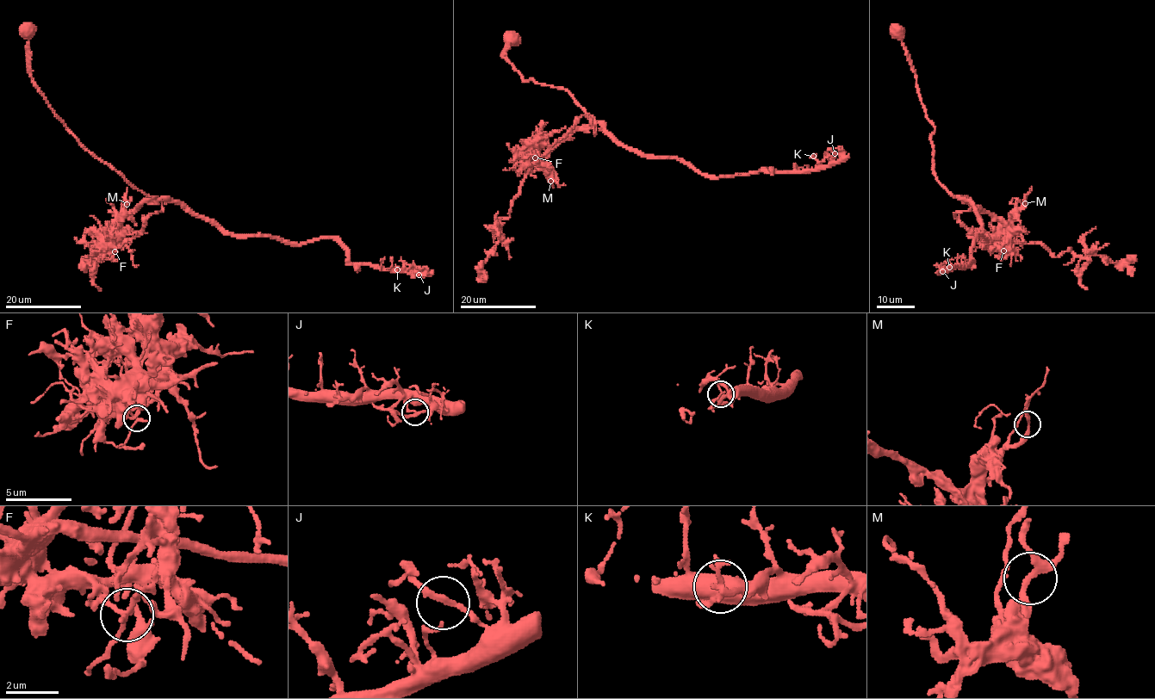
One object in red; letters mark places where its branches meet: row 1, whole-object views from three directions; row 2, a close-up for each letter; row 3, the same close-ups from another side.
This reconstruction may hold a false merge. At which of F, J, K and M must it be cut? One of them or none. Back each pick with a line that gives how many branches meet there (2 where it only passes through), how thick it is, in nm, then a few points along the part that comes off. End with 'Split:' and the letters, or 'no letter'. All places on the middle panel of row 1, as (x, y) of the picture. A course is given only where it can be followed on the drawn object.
F: Branches: 3. Thickness 200 nm. Course of the part to remove: (534, 157), (544, 163), (576, 130), (600, 123), (630, 149), (715, 176), (824, 169), (841, 158), (827, 151)
Split: F

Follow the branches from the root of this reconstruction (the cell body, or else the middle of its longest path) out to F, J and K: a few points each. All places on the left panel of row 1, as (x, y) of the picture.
F: (27, 30), (32, 81), (53, 113), (87, 150), (136, 188), (158, 198), (145, 199), (124, 215), (114, 251)
J: (27, 30), (32, 81), (53, 113), (148, 195), (230, 233), (334, 238), (353, 263), (419, 275)
K: (27, 30), (34, 85), (77, 140), (136, 188), (230, 233), (334, 238), (351, 262), (397, 269)

